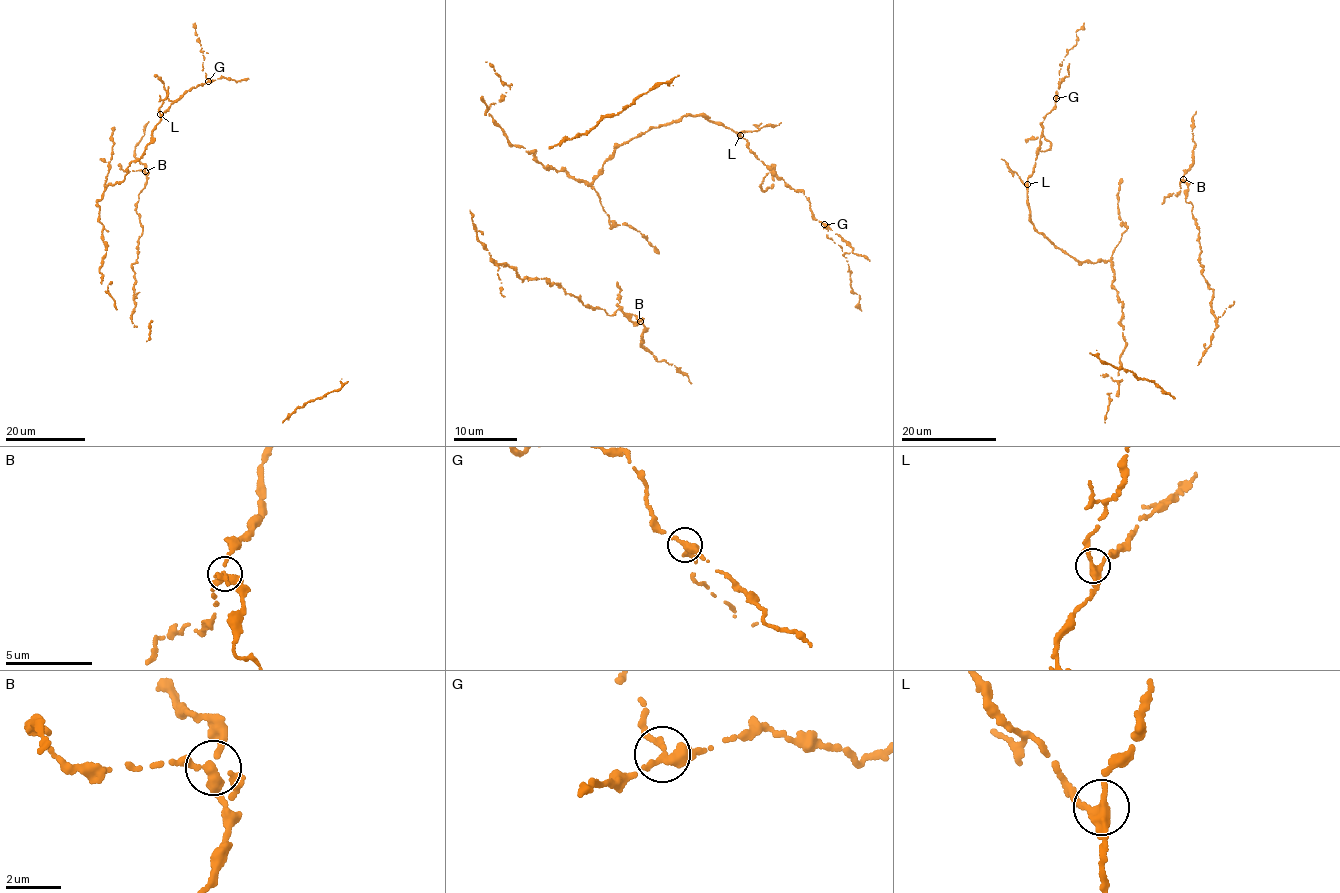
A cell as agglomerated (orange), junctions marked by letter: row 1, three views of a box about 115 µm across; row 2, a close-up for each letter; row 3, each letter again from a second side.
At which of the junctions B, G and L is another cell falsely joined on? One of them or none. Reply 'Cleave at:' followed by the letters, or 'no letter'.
Cleave at: G

